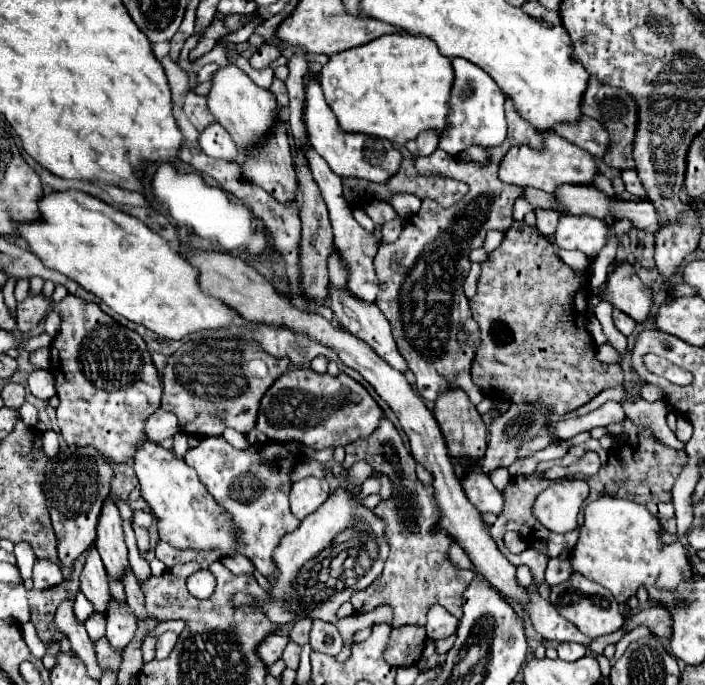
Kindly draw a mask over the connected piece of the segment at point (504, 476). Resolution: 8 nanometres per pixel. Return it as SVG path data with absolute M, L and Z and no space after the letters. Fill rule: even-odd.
M497 468L497 470L493 470L489 474L489 478L491 478L491 482L495 484L497 490L503 490L507 486L507 482L509 482L509 472L505 468Z

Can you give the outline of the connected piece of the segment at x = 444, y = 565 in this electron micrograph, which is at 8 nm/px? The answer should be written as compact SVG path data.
M383 416L381 424L373 430L371 436L365 436L361 440L355 440L353 444L347 444L345 450L347 450L347 456L343 462L345 468L351 468L355 462L365 460L375 470L387 474L393 480L393 496L375 508L377 516L385 518L387 522L387 542L391 546L389 560L385 562L383 574L369 588L355 592L351 596L351 604L355 612L363 614L363 612L375 610L379 604L389 604L393 606L393 628L403 624L425 626L427 610L433 604L441 604L453 616L461 618L463 614L461 594L467 588L467 584L473 580L475 572L459 570L453 566L453 572L451 572L453 576L449 576L451 568L449 568L449 562L445 560L445 552L451 542L451 536L443 530L433 532L439 518L439 512L433 500L433 486L425 486L417 480L415 460L411 452L405 448L393 422L387 416Z

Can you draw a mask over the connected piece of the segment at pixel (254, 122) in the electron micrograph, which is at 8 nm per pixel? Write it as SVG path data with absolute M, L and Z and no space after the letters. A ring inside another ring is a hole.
M229 64L227 68L219 68L211 76L211 90L207 94L207 106L209 106L211 114L217 118L217 122L231 134L231 138L235 140L235 144L239 148L247 148L253 142L261 140L269 132L273 118L277 114L275 96L269 90L257 86L235 64Z

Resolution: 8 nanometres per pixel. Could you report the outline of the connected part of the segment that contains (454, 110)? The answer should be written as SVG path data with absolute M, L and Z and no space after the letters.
M453 58L451 64L455 70L455 84L449 100L451 104L449 130L439 138L439 148L455 156L471 144L477 144L483 148L501 144L507 136L507 120L505 120L505 108L503 108L507 96L497 88L497 82L479 66L473 66L465 58Z

